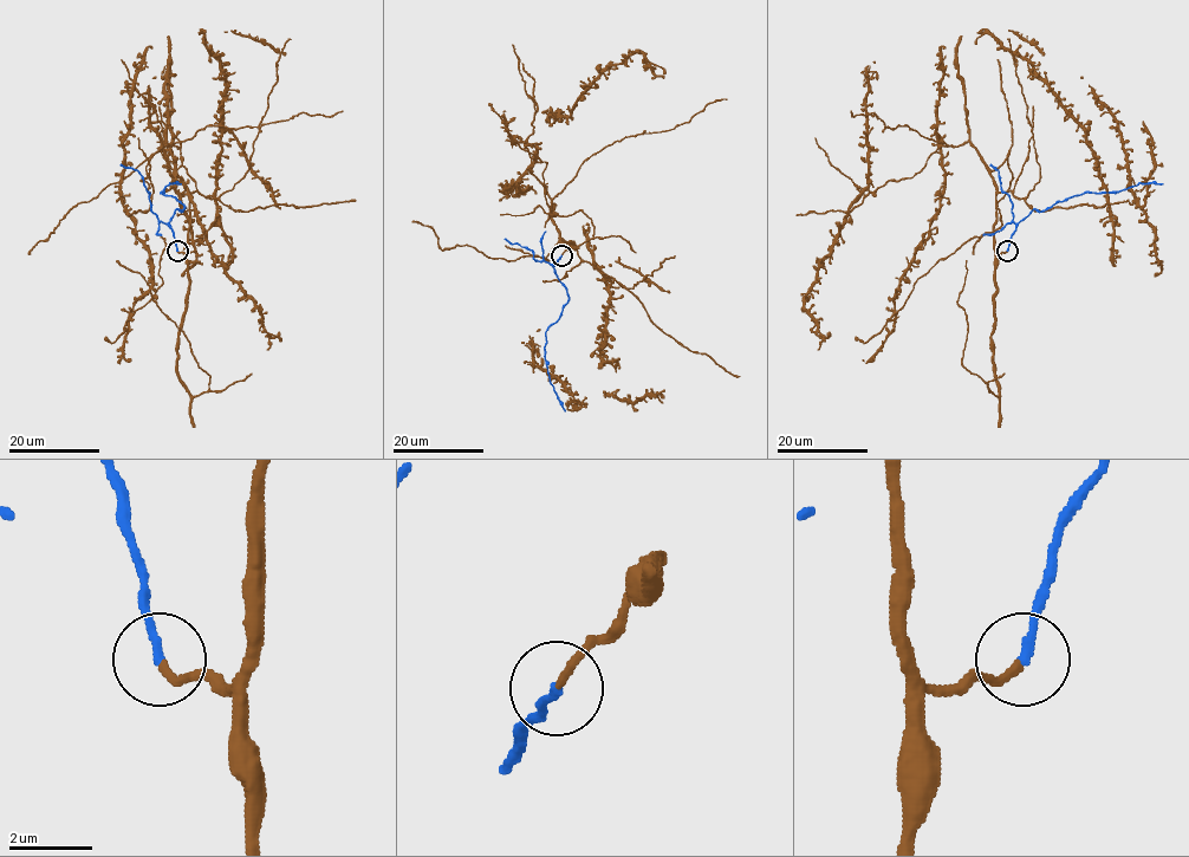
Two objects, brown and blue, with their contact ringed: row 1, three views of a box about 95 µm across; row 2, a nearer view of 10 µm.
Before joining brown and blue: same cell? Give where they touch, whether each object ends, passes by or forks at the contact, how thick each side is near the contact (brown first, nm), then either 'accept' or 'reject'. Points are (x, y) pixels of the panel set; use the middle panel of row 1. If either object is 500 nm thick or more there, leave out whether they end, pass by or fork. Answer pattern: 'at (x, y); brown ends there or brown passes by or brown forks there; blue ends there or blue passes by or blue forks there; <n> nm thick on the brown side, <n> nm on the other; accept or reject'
at (561, 255); brown ends there; blue ends there; 180 nm thick on the brown side, 200 nm on the other; accept

